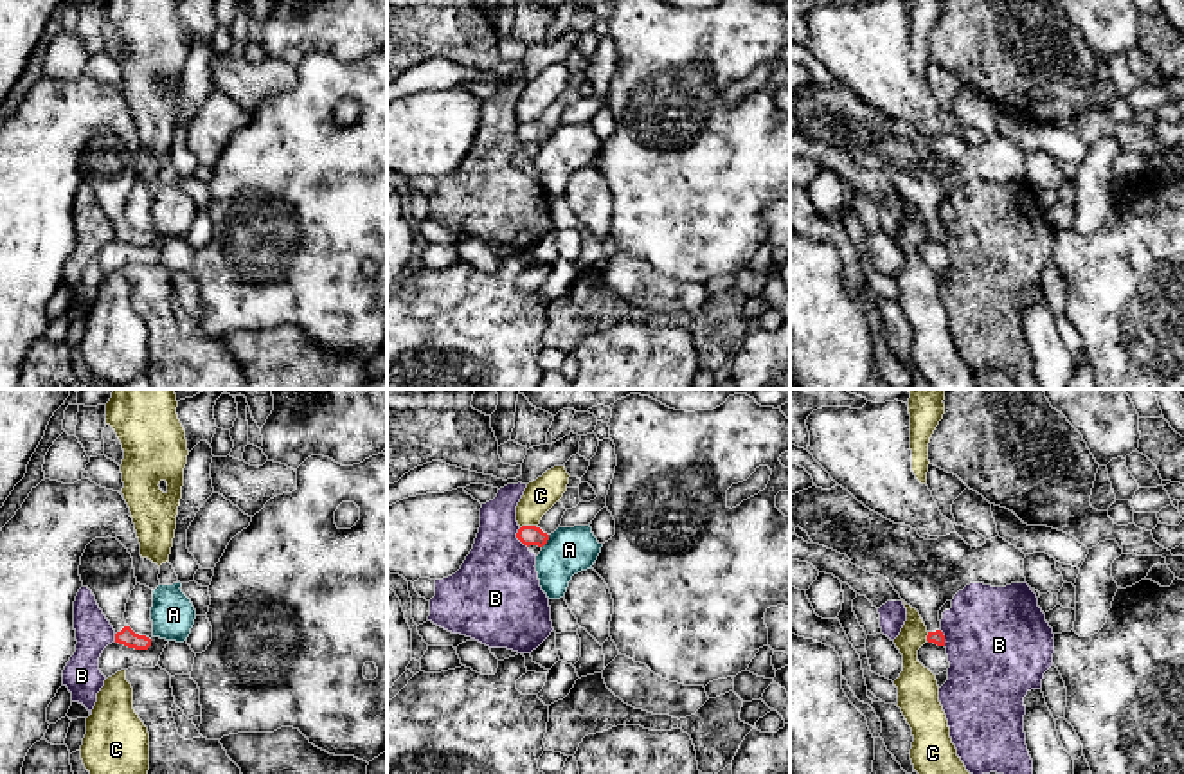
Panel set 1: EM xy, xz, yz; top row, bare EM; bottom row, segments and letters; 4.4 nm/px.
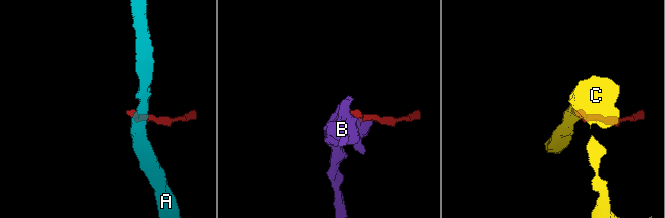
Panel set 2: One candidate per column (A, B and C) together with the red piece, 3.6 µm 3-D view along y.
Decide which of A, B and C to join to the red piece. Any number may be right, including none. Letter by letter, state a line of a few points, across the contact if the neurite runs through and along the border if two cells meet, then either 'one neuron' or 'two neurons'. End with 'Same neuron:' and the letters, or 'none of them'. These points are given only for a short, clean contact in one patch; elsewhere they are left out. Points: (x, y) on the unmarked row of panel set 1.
A: line xz (549, 132), (542, 144); two neurons
B: two neurons
C: line xz (535, 121), (520, 125); two neurons
Same neuron: none of them

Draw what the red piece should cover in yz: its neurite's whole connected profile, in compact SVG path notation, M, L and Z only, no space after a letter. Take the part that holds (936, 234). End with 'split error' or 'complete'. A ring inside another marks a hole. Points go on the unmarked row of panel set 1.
M839 81L790 92L790 130L795 131L797 122L813 140L846 151L866 169L887 175L900 194L919 209L927 238L937 243L945 243L939 207L966 182L1006 184L1026 178L1026 151L999 131L982 144L968 142L955 128L925 137L910 122L871 108Z | split error

